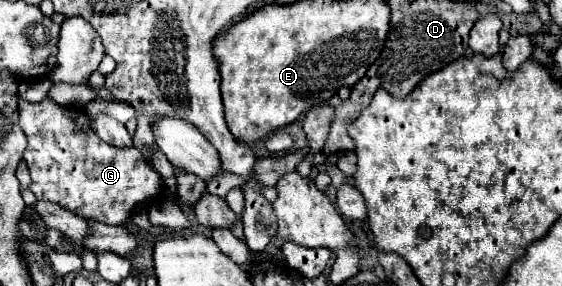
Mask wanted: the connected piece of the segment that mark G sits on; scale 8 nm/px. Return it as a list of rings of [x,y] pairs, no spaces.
[[[48,97],[40,103],[20,99],[18,113],[28,139],[24,159],[32,177],[30,191],[36,199],[54,201],[88,221],[122,225],[136,207],[146,207],[164,191],[158,173],[142,159],[140,151],[106,145],[92,131],[82,107],[62,107]]]

